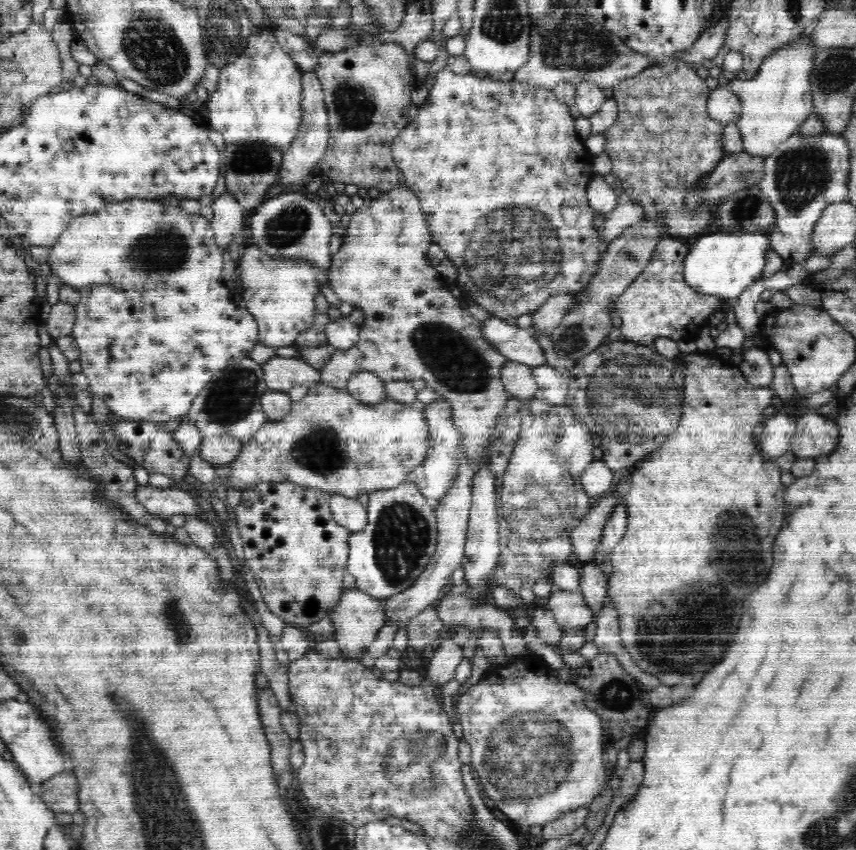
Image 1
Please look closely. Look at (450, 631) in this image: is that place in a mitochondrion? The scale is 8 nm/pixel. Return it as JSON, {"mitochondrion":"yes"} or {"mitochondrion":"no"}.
{"mitochondrion":"no"}

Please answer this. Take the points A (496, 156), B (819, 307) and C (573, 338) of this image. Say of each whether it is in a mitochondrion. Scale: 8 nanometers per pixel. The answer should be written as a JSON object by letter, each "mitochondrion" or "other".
{"A":"other","B":"other","C":"mitochondrion"}

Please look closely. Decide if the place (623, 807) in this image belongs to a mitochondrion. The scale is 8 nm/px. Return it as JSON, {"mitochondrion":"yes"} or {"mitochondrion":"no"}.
{"mitochondrion":"no"}

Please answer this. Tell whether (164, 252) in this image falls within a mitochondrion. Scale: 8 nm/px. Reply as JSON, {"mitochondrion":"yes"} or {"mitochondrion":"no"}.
{"mitochondrion":"yes"}

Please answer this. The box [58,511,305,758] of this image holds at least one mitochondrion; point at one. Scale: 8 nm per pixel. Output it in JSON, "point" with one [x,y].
{"point":[173,616]}

